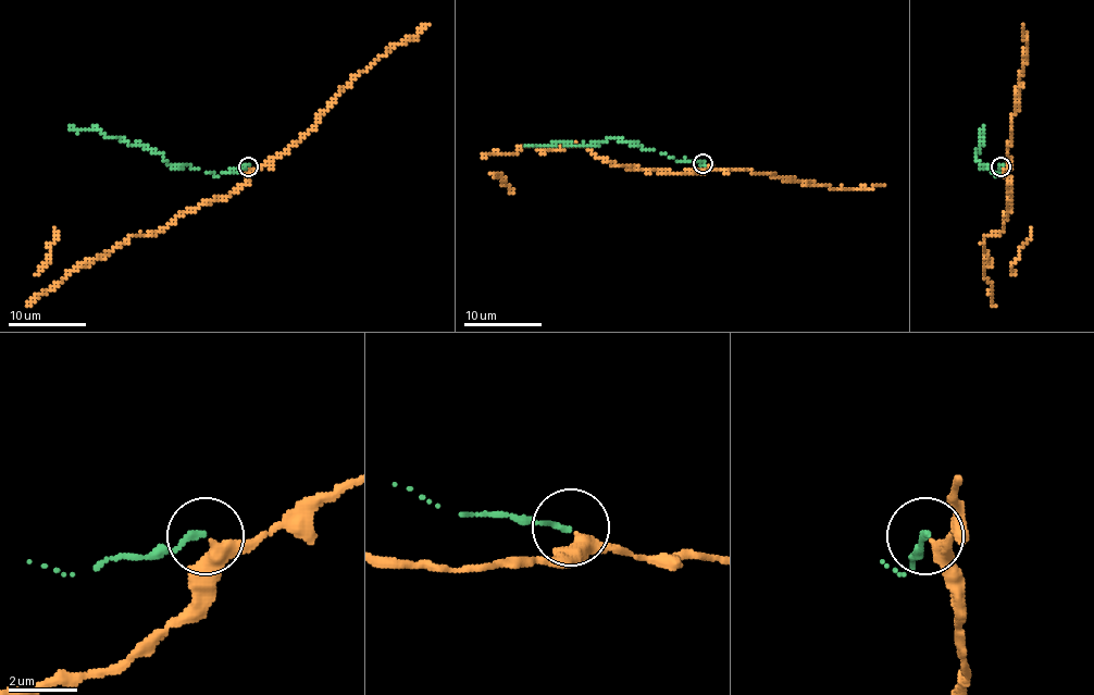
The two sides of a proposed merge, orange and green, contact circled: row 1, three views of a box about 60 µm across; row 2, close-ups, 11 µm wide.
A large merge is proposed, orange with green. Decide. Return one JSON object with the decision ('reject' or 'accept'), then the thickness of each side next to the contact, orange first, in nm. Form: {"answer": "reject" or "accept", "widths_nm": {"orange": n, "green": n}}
{"answer": "accept", "widths_nm": {"orange": 360, "green": 160}}

